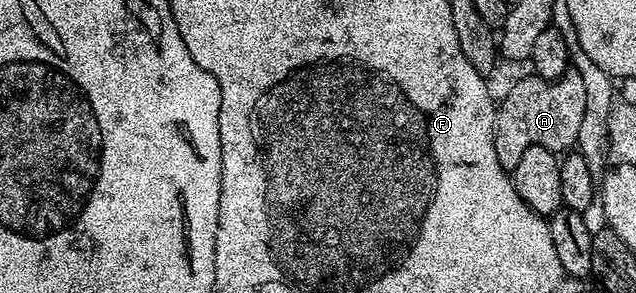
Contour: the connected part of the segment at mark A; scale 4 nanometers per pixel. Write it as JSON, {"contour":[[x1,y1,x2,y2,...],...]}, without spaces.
{"contour":[[574,69,557,79,540,79,532,73,526,75,526,79,519,80,506,93,505,100,502,103,500,100,495,107,495,155,505,169,519,165,519,157,523,157,524,151,531,149,531,145,543,145,558,153,568,152,577,142,583,113,586,112,586,90,582,78]]}

